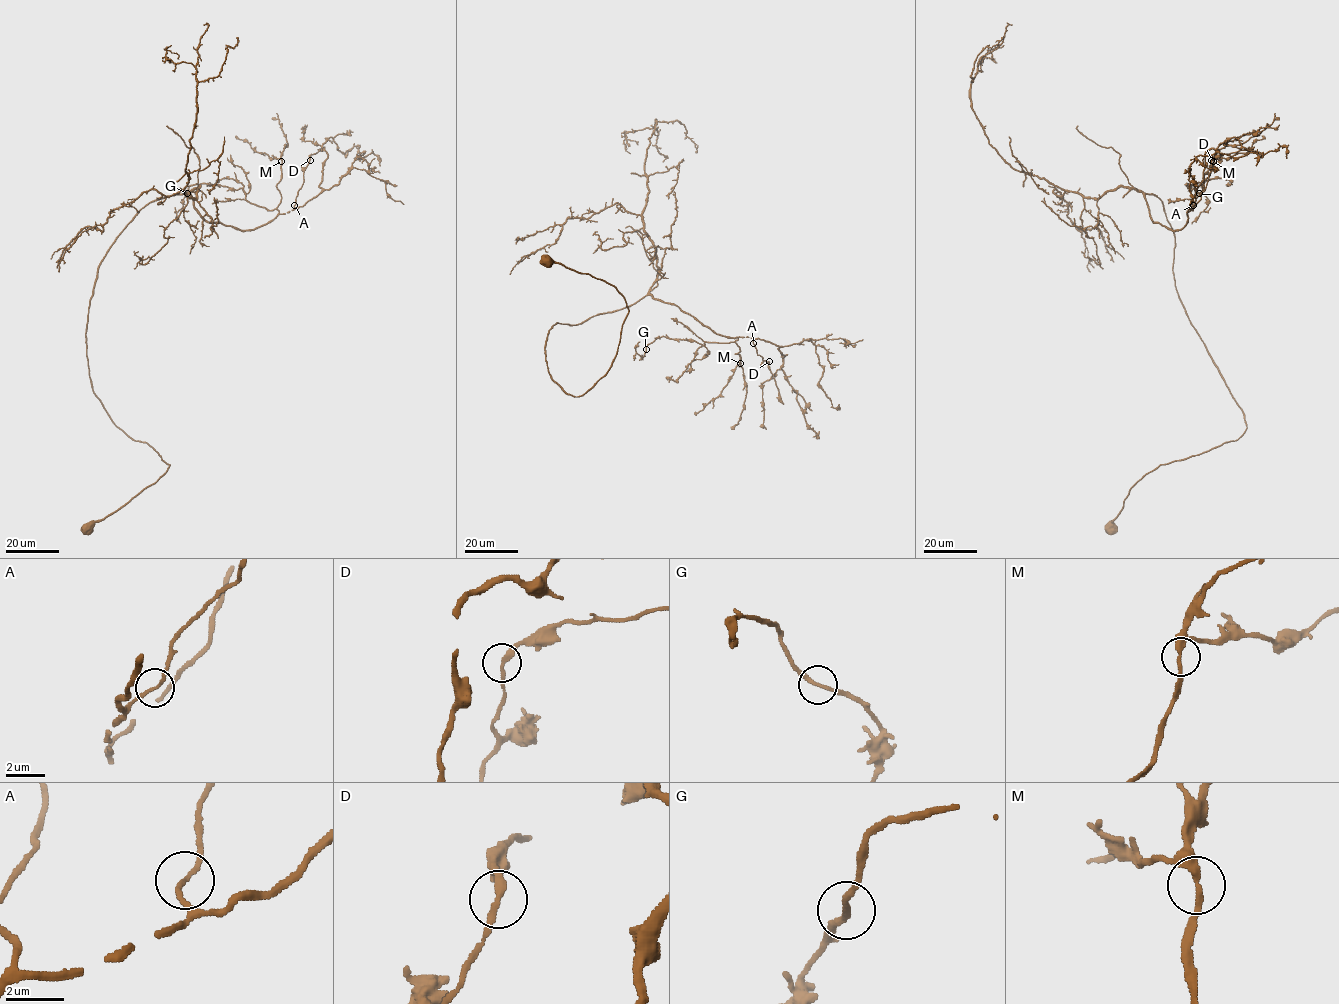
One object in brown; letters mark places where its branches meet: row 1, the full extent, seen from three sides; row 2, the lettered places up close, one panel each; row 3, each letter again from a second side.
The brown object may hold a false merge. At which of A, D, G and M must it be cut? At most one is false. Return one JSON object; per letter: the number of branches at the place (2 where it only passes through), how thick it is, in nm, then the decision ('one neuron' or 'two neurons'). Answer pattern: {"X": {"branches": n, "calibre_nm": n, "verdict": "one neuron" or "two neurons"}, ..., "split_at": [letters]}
{"A": {"branches": 2, "calibre_nm": 150, "verdict": "one neuron"}, "D": {"branches": 2, "calibre_nm": 240, "verdict": "one neuron"}, "G": {"branches": 2, "calibre_nm": 180, "verdict": "one neuron"}, "M": {"branches": 2, "calibre_nm": 280, "verdict": "one neuron"}, "split_at": []}

